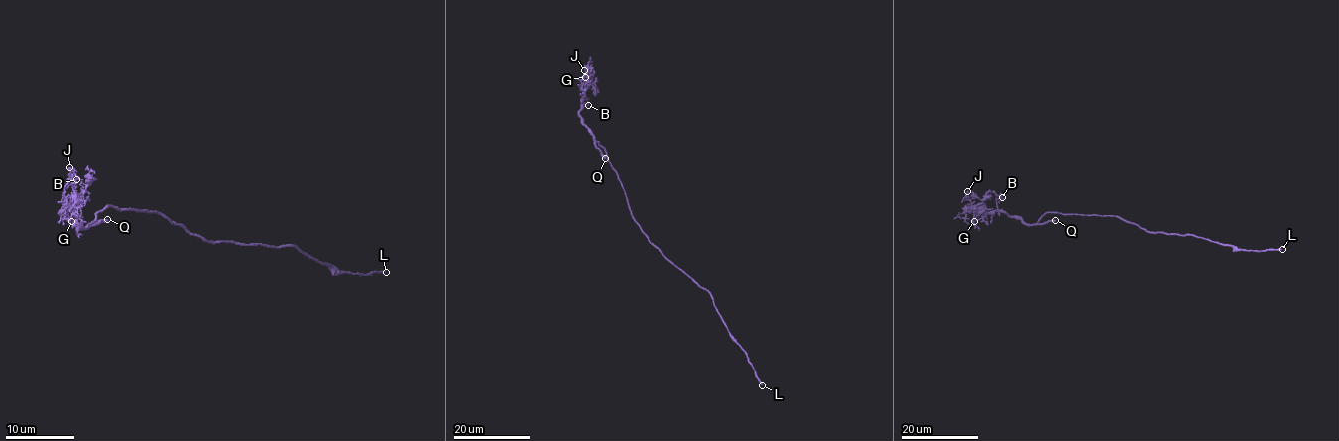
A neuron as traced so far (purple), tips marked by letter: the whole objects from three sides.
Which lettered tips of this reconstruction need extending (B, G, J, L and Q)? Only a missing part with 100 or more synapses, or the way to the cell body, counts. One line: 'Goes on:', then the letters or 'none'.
Goes on: Q

